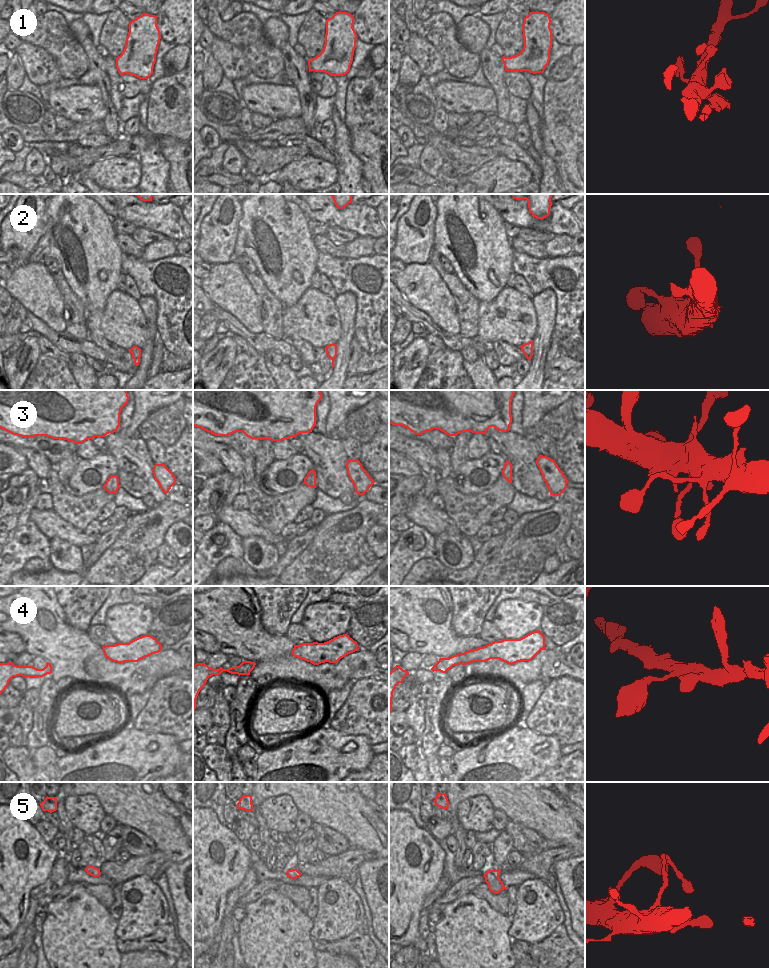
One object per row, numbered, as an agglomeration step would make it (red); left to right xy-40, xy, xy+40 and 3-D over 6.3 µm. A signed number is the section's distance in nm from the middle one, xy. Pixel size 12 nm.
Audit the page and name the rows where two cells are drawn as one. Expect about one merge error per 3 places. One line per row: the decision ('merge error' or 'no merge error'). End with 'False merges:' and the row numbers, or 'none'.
1: no merge error
2: no merge error
3: no merge error
4: no merge error
5: no merge error
False merges: none

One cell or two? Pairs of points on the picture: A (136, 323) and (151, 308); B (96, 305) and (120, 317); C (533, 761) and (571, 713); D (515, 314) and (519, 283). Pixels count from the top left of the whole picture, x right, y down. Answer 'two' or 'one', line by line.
A: two
B: two
C: two
D: two

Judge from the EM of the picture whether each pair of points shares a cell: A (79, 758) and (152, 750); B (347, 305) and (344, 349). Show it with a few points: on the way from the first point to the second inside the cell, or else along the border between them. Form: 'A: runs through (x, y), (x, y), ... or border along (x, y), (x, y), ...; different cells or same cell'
A: runs through (97, 759), (127, 759), (134, 757); same cell
B: runs through (347, 316), (346, 338); same cell

